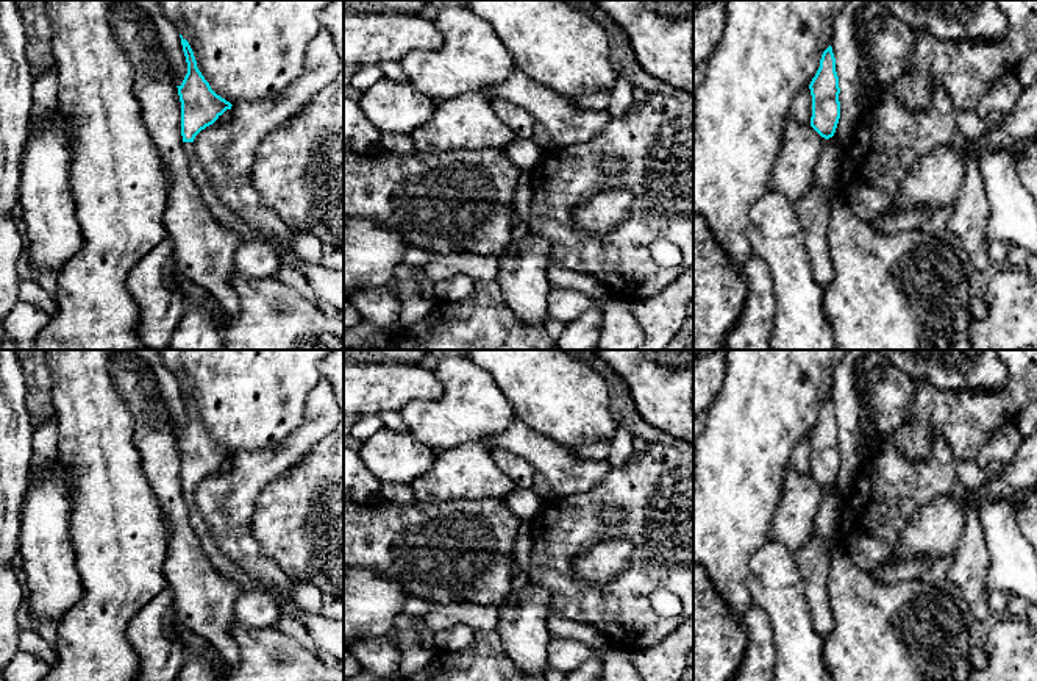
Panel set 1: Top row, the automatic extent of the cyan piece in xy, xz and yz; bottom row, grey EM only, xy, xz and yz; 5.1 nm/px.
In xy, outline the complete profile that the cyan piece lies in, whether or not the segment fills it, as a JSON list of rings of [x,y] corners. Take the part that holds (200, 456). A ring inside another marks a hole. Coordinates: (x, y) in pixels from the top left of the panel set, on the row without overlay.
[[[181,384],[180,387],[187,412],[187,423],[183,433],[176,437],[181,451],[181,486],[189,509],[189,523],[198,536],[206,556],[222,575],[236,583],[242,590],[259,589],[256,579],[241,570],[219,550],[197,509],[194,498],[195,486],[206,476],[212,475],[226,459],[231,459],[233,455],[211,439],[209,433],[197,417],[189,392]]]

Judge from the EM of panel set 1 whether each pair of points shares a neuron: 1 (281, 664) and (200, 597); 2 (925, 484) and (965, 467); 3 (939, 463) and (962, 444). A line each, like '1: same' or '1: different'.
1: different
2: different
3: different

